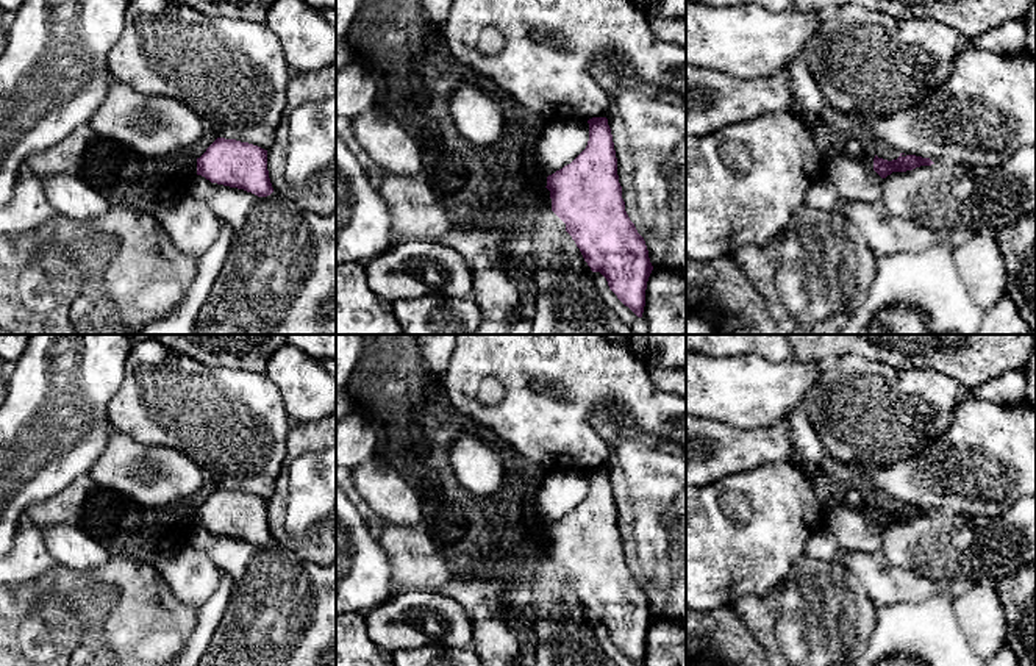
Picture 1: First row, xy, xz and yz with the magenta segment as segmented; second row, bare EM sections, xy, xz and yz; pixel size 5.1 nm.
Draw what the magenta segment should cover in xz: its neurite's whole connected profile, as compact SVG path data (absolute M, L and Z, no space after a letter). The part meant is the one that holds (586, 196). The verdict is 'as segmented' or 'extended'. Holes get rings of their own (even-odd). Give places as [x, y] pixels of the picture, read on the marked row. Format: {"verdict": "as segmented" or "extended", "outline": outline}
{"verdict": "as segmented", "outline": "M592 117L586 149L567 166L547 177L552 211L566 224L584 261L592 272L600 272L609 289L638 317L645 306L645 289L653 266L644 238L625 211L622 186L617 175L617 158L606 117Z"}

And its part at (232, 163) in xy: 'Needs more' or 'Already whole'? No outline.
Already whole

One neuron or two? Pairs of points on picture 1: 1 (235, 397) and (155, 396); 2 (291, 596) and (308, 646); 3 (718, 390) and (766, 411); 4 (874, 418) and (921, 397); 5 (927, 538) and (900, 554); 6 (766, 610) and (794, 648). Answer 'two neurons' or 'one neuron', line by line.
1: one neuron
2: one neuron
3: one neuron
4: one neuron
5: one neuron
6: one neuron

